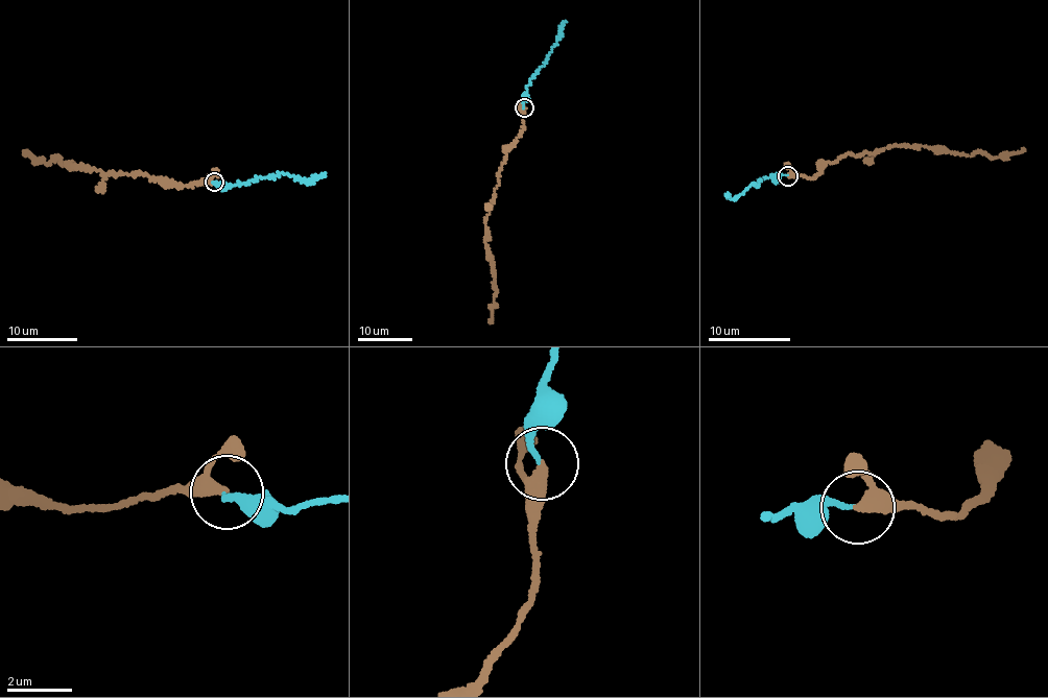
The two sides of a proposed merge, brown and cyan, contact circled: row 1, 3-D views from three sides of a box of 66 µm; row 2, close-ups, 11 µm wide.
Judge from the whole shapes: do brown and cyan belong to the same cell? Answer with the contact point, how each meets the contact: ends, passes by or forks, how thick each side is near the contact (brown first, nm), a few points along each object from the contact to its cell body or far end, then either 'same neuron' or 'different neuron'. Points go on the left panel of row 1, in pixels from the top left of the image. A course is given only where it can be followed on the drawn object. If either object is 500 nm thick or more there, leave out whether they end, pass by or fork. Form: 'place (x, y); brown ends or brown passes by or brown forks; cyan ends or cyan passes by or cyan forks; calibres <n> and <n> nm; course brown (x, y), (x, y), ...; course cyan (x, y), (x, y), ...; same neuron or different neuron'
place (214, 182); brown passes by; cyan ends; calibres 280 and 140 nm; course brown (214, 182), (183, 186), (138, 171), (116, 174), (85, 165), (76, 167), (55, 157), (42, 162), (23, 152); course cyan (214, 182), (227, 186), (259, 177), (268, 178), (280, 172), (309, 182), (324, 173); same neuron

